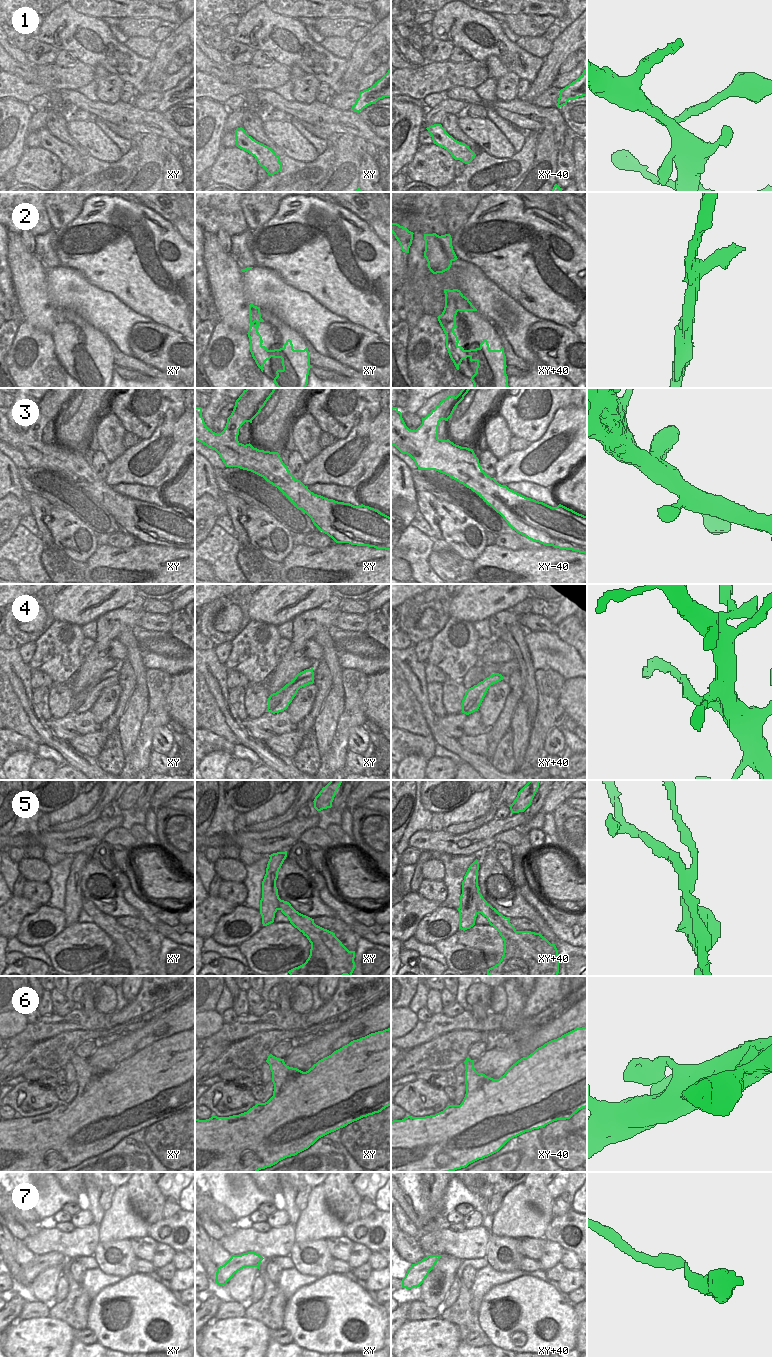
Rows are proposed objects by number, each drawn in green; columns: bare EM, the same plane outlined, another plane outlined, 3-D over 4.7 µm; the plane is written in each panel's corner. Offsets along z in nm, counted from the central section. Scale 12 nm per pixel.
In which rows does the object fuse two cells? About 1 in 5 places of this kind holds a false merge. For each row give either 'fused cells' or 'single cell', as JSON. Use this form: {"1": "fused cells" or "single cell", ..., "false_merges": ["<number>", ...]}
{"1": "single cell", "2": "single cell", "3": "single cell", "4": "single cell", "5": "fused cells", "6": "single cell", "7": "single cell", "false_merges": ["5"]}

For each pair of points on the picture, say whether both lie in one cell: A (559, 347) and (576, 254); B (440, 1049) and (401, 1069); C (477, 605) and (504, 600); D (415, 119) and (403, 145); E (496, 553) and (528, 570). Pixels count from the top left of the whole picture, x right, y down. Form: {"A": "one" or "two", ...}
{"A": "two", "B": "one", "C": "one", "D": "one", "E": "one"}

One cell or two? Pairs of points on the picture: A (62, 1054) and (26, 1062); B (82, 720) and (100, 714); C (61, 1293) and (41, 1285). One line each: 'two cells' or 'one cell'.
A: one cell
B: two cells
C: two cells

